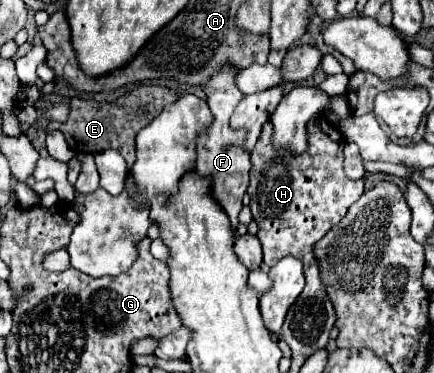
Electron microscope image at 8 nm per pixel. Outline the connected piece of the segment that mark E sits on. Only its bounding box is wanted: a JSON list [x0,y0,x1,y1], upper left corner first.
[48,85,178,169]

